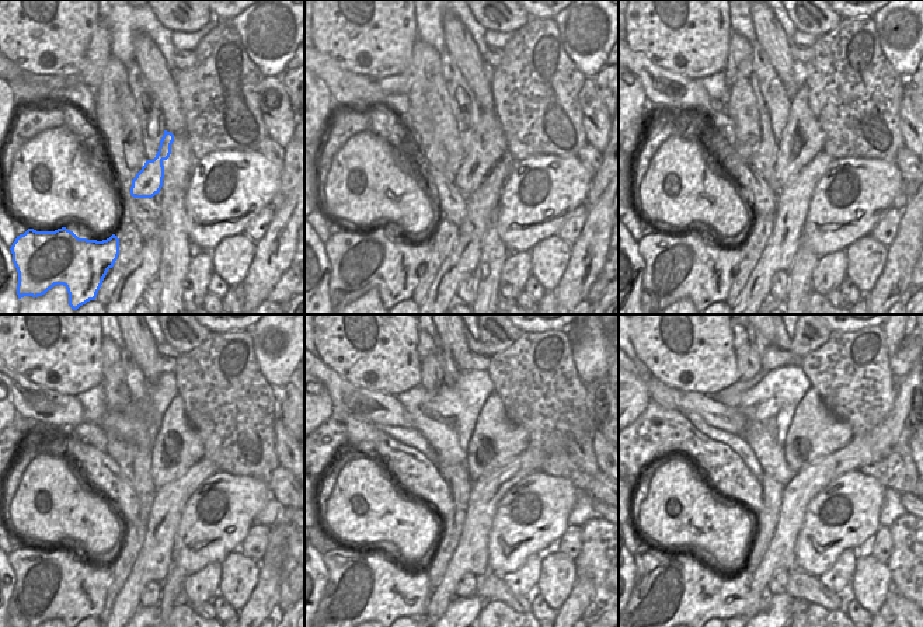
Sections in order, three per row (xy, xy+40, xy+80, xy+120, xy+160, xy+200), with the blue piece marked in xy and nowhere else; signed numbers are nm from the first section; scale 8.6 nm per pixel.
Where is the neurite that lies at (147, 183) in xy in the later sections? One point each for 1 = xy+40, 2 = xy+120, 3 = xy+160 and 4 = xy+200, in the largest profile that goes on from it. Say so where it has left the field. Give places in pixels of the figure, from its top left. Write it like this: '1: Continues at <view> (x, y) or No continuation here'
1: Continues at xy+40 (488, 145)
2: Continues at xy+120 (177, 446)
3: Continues at xy+160 (495, 441)
4: Continues at xy+200 (814, 432)

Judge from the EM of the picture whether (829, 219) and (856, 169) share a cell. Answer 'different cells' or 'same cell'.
same cell

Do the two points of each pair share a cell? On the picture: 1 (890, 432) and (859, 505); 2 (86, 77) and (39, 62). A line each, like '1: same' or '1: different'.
1: different
2: different

